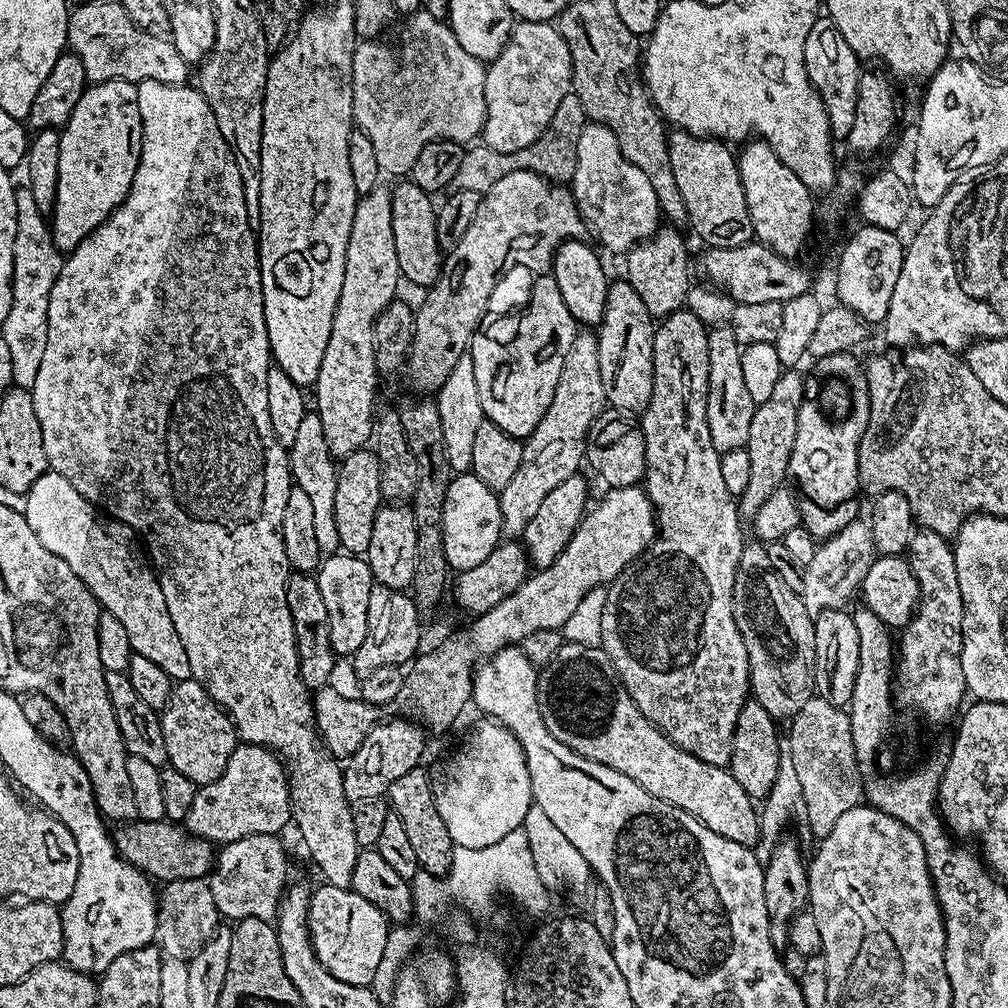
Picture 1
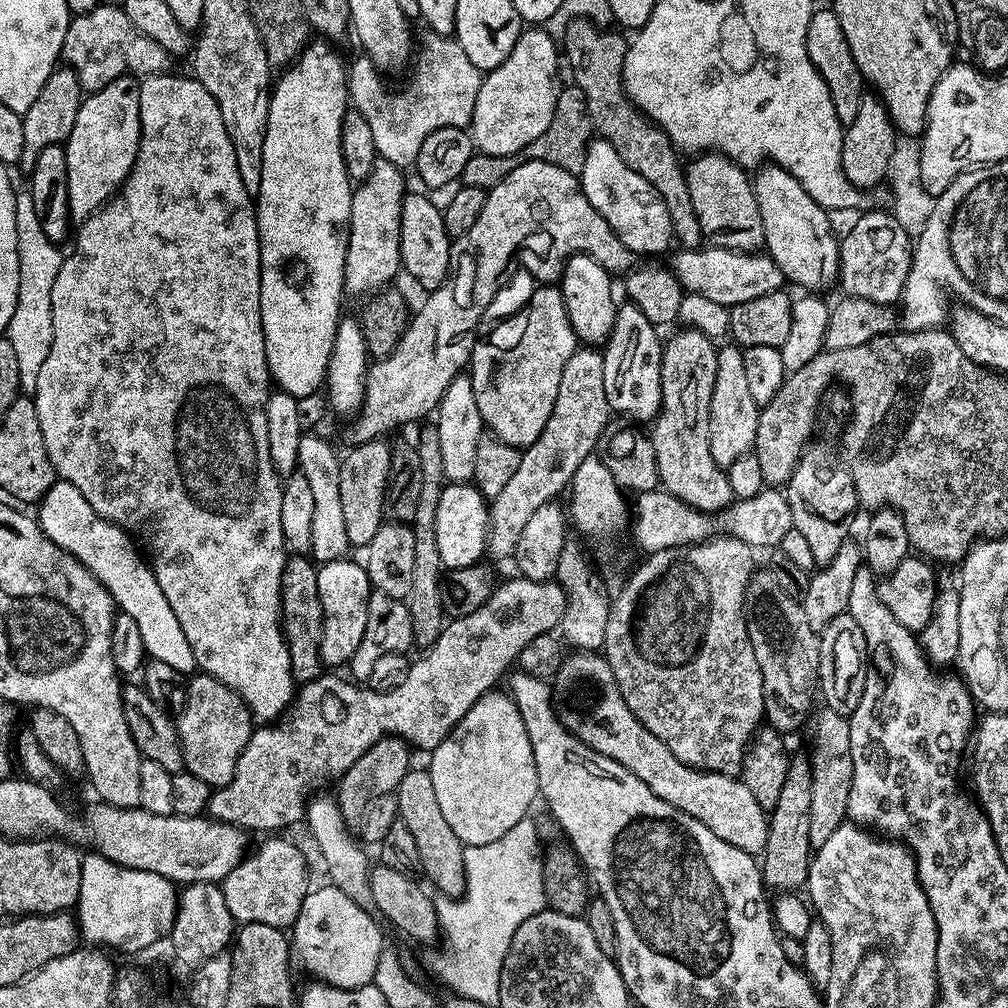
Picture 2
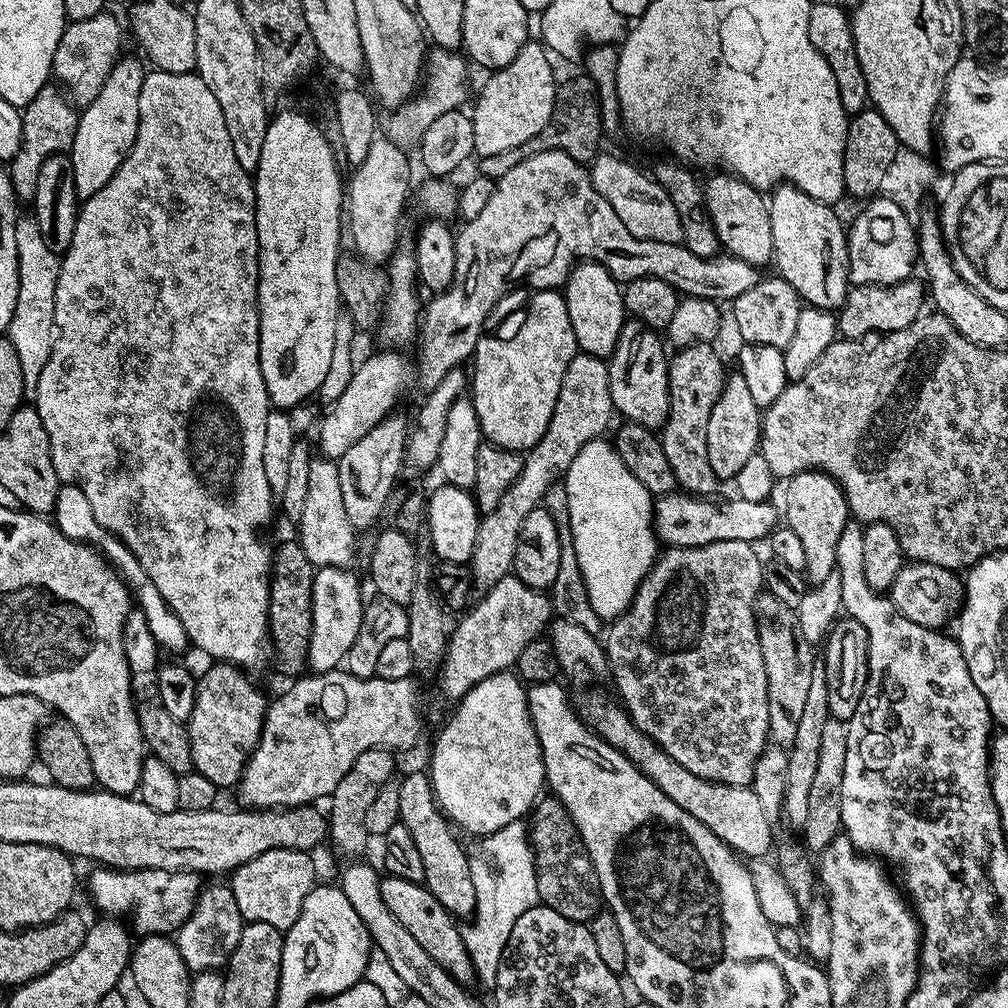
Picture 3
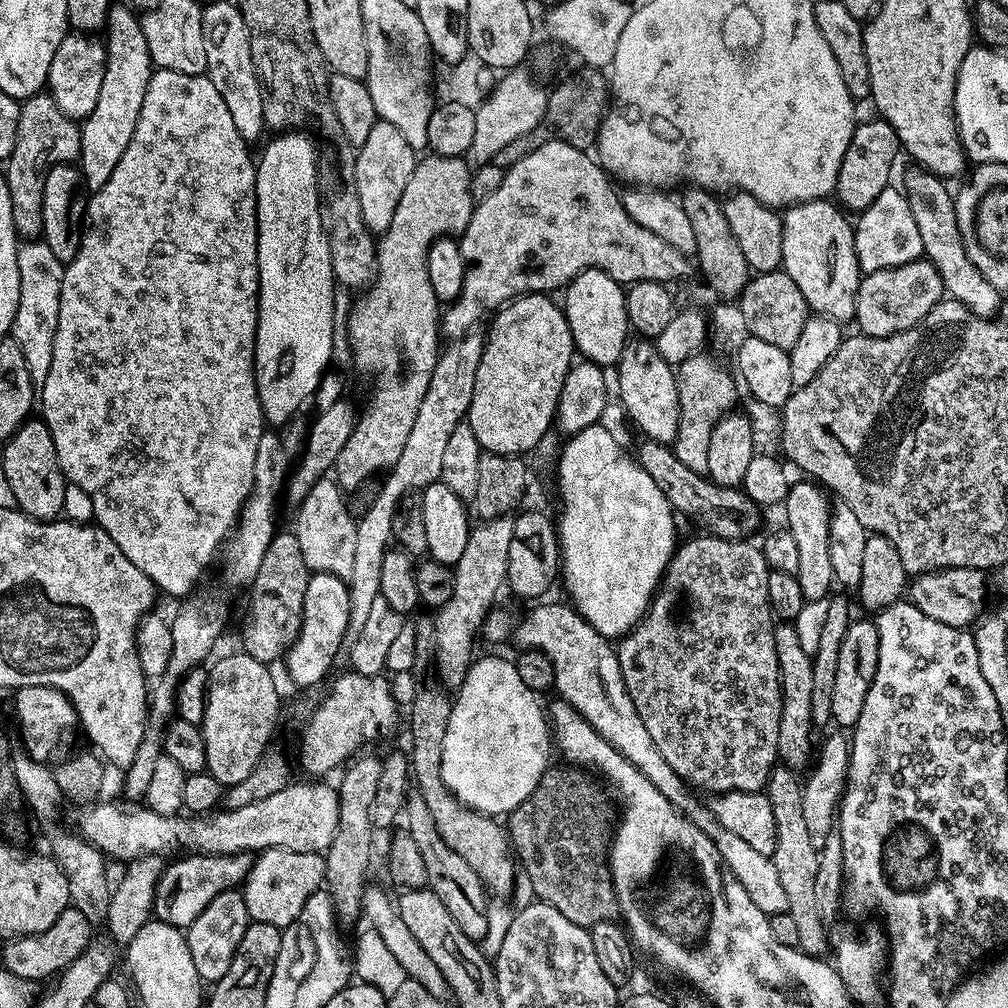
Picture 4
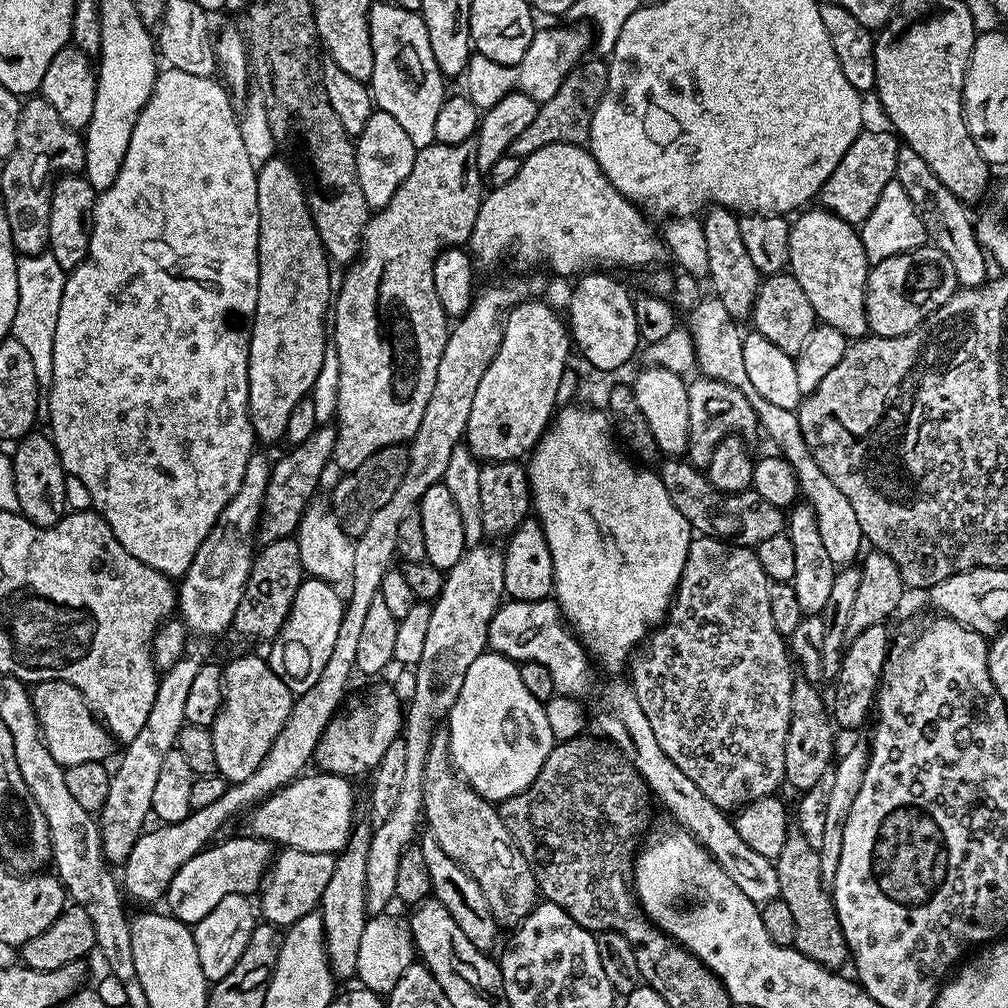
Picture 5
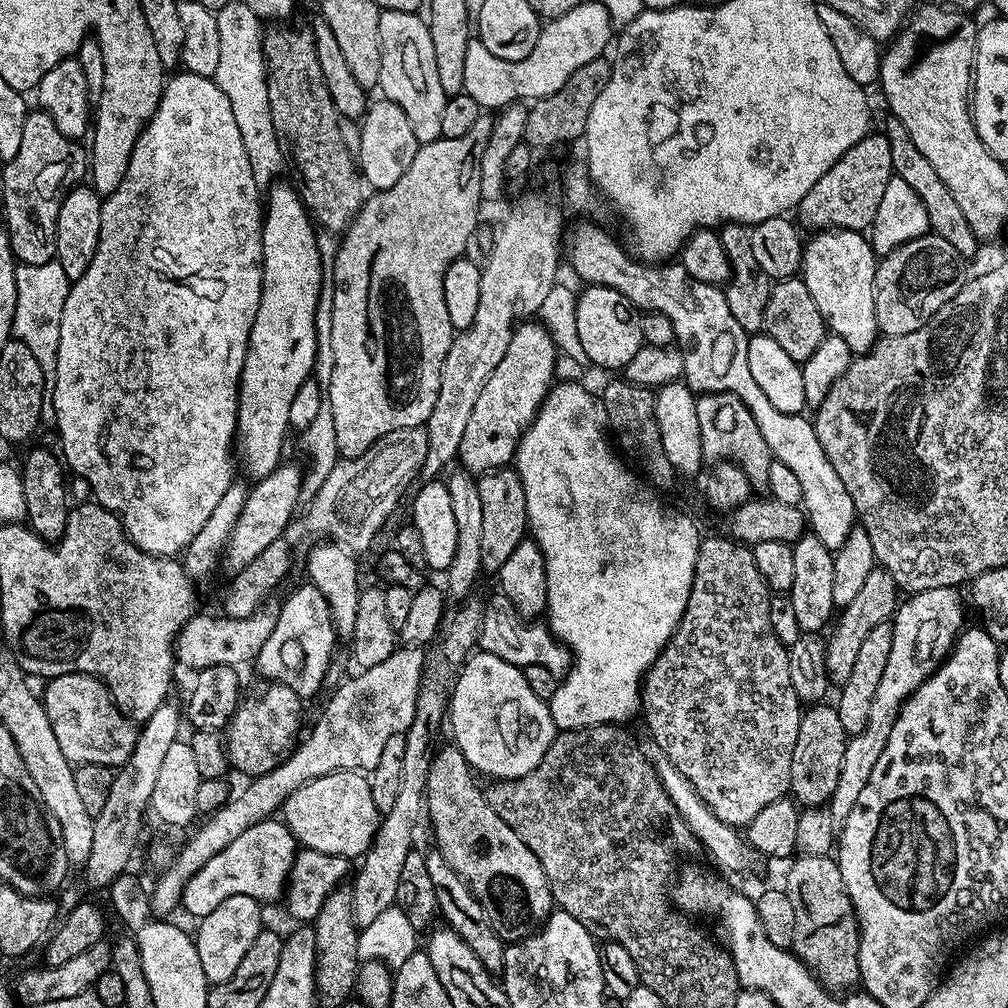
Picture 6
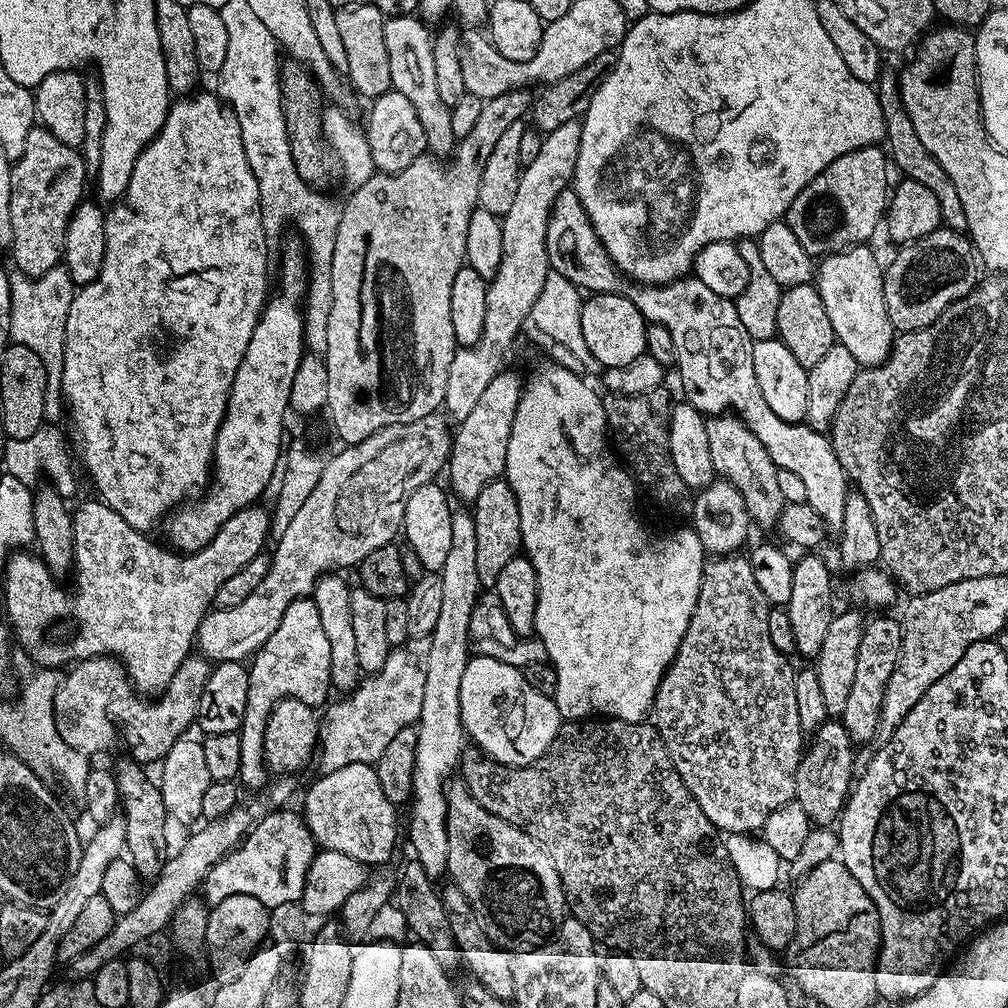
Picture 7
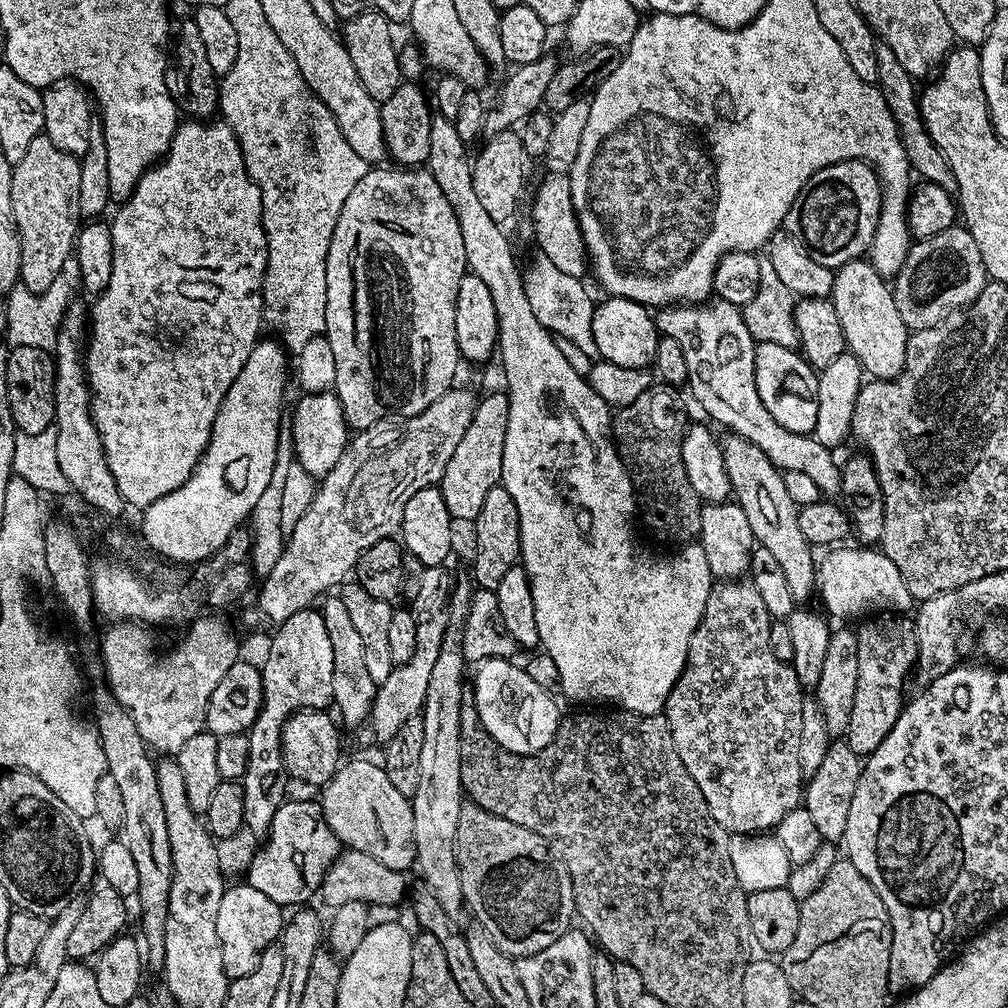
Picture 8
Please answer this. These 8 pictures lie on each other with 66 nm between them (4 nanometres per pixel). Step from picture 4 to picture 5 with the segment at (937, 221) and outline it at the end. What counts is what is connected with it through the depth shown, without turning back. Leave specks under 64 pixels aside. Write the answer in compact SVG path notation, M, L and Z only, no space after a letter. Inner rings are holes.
M901 146L898 150L898 162L896 163L896 175L894 177L910 194L910 202L914 202L914 210L918 210L918 218L922 218L925 237L946 258L950 258L950 266L954 268L954 274L957 281L966 288L981 287L989 279L988 273L989 261L986 259L986 253L976 240L974 229L974 220L966 209L965 201L959 200L942 182L938 182L938 174L926 166L926 161L922 154L910 150L907 146Z

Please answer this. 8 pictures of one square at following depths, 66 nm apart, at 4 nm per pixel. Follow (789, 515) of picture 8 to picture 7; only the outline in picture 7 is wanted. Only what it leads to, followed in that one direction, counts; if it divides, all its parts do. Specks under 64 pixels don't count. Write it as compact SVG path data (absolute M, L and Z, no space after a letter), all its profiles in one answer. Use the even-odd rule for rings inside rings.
M731 413L713 415L706 424L707 441L710 442L710 457L714 472L731 482L742 495L748 516L755 525L772 527L779 521L786 501L779 489L776 464L770 458L765 446L758 441L754 432L745 426L743 420Z

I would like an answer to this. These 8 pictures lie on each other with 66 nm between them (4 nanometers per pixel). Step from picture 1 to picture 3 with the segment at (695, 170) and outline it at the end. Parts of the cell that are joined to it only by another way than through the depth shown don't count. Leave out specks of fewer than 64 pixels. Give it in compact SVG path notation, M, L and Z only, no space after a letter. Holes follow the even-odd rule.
M716 174L703 185L704 206L708 209L723 251L735 254L747 264L761 266L771 265L774 257L774 234L770 234L769 201L762 197L761 189L747 184L740 177L731 174Z

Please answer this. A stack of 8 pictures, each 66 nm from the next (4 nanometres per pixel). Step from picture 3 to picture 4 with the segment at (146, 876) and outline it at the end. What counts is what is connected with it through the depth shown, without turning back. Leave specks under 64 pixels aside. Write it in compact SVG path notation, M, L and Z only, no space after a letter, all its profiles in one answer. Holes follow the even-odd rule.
M235 852L229 856L188 854L176 859L184 860L169 863L160 874L160 881L152 902L152 911L155 919L161 920L162 923L173 924L174 927L181 930L188 929L194 922L194 918L198 918L198 914L202 914L202 910L206 910L206 906L210 906L210 902L214 902L214 898L218 898L218 894L239 889L243 885L244 879L248 877L248 871L252 869L253 861L253 857L247 852Z

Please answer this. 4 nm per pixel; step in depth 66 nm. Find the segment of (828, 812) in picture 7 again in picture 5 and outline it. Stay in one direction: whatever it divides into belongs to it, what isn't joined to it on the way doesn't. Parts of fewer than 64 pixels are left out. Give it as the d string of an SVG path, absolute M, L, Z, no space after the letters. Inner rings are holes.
M803 678L793 679L790 694L790 730L786 734L785 781L803 794L812 788L822 774L830 771L834 764L832 756L833 717L829 705L820 697L819 687ZM832 727L832 728L831 728Z

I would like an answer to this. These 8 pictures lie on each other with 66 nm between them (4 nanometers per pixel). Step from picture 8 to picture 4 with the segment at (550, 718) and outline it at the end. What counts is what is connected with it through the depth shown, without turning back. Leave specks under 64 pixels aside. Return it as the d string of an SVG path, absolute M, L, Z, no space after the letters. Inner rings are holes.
M486 656L482 660L477 659L472 667L468 669L462 686L455 693L452 700L450 722L446 726L446 738L442 742L442 774L440 775L444 785L452 791L452 795L457 800L461 800L466 807L473 808L475 812L482 812L485 816L504 818L507 817L508 813L513 812L519 804L526 802L526 798L530 798L530 794L536 789L538 782L550 767L548 755L553 755L554 752L554 737L550 731L550 720L545 709L544 712L540 709L540 700L541 697L537 693L531 692L522 683L522 678L518 678L518 670L511 659L503 660L500 656Z

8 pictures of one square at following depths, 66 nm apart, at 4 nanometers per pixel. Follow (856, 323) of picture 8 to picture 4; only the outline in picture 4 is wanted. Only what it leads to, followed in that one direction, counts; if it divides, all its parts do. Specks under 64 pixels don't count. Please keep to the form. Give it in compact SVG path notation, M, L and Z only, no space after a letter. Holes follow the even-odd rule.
M821 198L794 204L783 213L782 271L794 278L813 313L847 322L856 315L856 295L862 273L854 246L856 233L853 221L848 221L843 216L845 213L829 200Z

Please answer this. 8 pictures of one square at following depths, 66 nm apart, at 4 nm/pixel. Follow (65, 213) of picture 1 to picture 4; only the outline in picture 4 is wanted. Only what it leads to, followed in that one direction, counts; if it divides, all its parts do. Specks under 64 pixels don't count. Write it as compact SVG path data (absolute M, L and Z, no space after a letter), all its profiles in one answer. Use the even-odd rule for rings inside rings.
M109 7L107 32L108 60L104 63L102 94L98 94L98 106L94 106L94 110L88 115L88 119L83 121L80 129L78 167L84 175L85 185L92 190L104 185L106 178L114 174L118 158L126 154L126 146L130 146L138 114L142 110L142 98L146 94L146 86L154 71L150 50L146 50L146 38L142 34L140 21L131 7Z

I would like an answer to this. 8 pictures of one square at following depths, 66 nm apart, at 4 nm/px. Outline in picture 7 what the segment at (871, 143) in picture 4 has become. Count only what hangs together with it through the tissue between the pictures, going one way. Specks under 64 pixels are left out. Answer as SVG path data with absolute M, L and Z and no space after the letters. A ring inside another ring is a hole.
M873 146L870 148L859 148L850 154L842 154L842 158L834 158L826 166L826 170L817 172L812 181L807 184L805 188L800 191L798 198L794 198L794 202L790 202L788 207L788 215L786 222L790 226L790 230L794 230L794 238L798 238L798 242L802 242L802 250L809 252L813 258L823 258L833 252L842 252L846 248L852 247L854 244L864 244L876 232L876 227L881 227L882 221L886 216L886 209L888 206L888 198L890 195L890 183L888 184L888 168L890 172L890 160L886 155L885 149L880 146Z

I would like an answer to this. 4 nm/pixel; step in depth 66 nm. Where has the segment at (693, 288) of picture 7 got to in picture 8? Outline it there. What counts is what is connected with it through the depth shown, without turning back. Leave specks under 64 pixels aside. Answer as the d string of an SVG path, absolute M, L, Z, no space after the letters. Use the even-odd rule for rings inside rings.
M545 171L544 181L536 188L536 197L532 200L532 236L536 239L539 255L545 256L565 274L583 277L590 268L588 251L578 226L574 210L574 198L570 190L568 172ZM717 299L713 302L704 302L697 306L692 302L685 302L679 306L664 306L655 313L654 319L657 329L663 335L674 338L678 346L682 346L682 354L686 357L686 374L688 382L687 391L692 391L696 404L712 420L725 424L729 433L736 433L744 439L748 439L766 454L766 458L773 463L774 467L789 472L790 470L802 470L802 474L809 475L820 488L821 493L833 494L840 491L841 465L836 464L833 449L822 446L810 434L786 430L786 426L778 426L774 422L774 414L762 406L762 398L758 398L758 386L756 385L756 350L757 343L752 339L750 330L746 330L744 313L737 305Z

